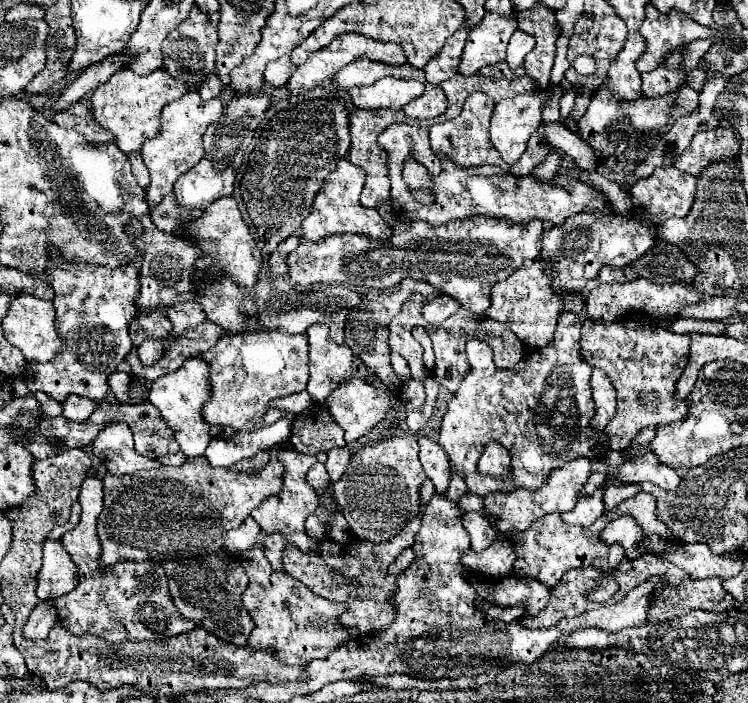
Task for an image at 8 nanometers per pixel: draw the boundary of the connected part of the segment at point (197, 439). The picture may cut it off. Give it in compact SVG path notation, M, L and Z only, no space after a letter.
M189 358L183 362L183 366L177 372L171 372L151 382L149 402L155 404L155 408L159 408L159 412L163 414L163 420L173 428L175 438L181 444L181 452L187 458L203 456L207 444L211 442L209 424L203 420L203 414L201 414L201 408L209 398L211 398L209 364L203 358Z

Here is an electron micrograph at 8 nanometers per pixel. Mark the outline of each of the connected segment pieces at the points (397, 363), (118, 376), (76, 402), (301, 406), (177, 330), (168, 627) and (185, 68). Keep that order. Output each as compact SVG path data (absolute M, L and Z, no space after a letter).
M396 352L391 353L390 360L395 373L404 383L408 382L411 379L411 373L407 361Z
M113 372L109 376L109 388L113 390L113 394L119 402L125 402L125 404L129 402L129 394L127 394L129 382L131 382L131 376L127 372Z
M67 396L67 400L63 402L63 416L73 422L87 420L95 410L97 410L97 402L89 400L89 398Z
M307 390L271 402L273 408L283 408L283 410L289 410L289 412L293 412L293 414L299 414L299 412L307 410L311 404L313 404L313 398L311 398L311 394L309 394Z
M185 302L185 304L177 304L171 306L167 310L167 318L173 324L173 334L181 336L185 330L191 330L195 326L199 326L207 316L205 312L199 308L197 302Z
M93 476L85 478L79 492L79 504L83 508L81 520L73 530L65 532L61 538L63 548L77 564L77 586L71 592L51 600L59 612L59 622L71 634L79 636L93 634L111 644L125 640L149 642L179 636L183 632L193 630L195 624L185 620L173 606L171 596L167 592L167 576L157 562L121 562L109 570L99 572L97 558L101 552L101 544L97 538L95 520L101 514L101 502L103 502L101 480Z
M193 8L189 18L185 22L181 22L175 30L171 30L163 42L163 48L161 48L163 58L165 58L163 68L167 72L171 72L171 76L187 82L191 86L191 90L195 84L203 82L209 74L215 72L215 48L219 44L217 24L219 24L219 12L201 14L199 8Z

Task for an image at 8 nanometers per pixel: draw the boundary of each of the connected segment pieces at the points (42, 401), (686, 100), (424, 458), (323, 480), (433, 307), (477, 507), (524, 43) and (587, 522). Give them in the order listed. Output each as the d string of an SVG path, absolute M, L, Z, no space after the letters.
M35 392L33 394L35 400L39 400L39 408L41 408L41 414L43 416L61 416L61 408L59 408L59 402L57 400L51 400L51 396L47 396L45 392Z
M683 84L681 90L679 90L679 96L677 96L677 102L675 104L679 108L683 108L685 112L695 112L699 108L699 94L691 86Z
M421 436L419 440L419 460L423 464L425 474L433 480L437 492L445 492L449 486L449 474L451 474L451 466L447 460L447 454L443 452L443 448L439 448L437 442Z
M315 464L309 472L307 472L307 482L315 492L325 492L327 484L329 484L329 476L325 470L325 464Z
M441 294L441 296L435 296L431 302L427 302L423 306L423 316L425 316L427 322L439 324L445 318L449 318L451 314L455 314L459 308L461 308L461 304L453 296Z
M465 494L459 500L459 508L463 508L463 512L483 512L483 498L475 494Z
M517 30L517 32L511 36L509 46L507 46L507 58L505 58L505 60L507 60L509 68L519 68L519 66L523 64L525 56L533 50L533 46L535 46L535 40L533 40L529 34Z
M599 486L591 496L581 496L577 500L577 506L571 512L565 512L561 518L563 522L572 525L590 526L599 518L605 508L603 503L603 488Z

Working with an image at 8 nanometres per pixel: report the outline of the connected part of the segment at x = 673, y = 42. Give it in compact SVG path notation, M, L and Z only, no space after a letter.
M653 2L647 4L647 16L639 32L647 42L645 54L637 60L639 72L655 70L663 56L681 44L711 38L711 30L691 20L685 12L659 12Z

